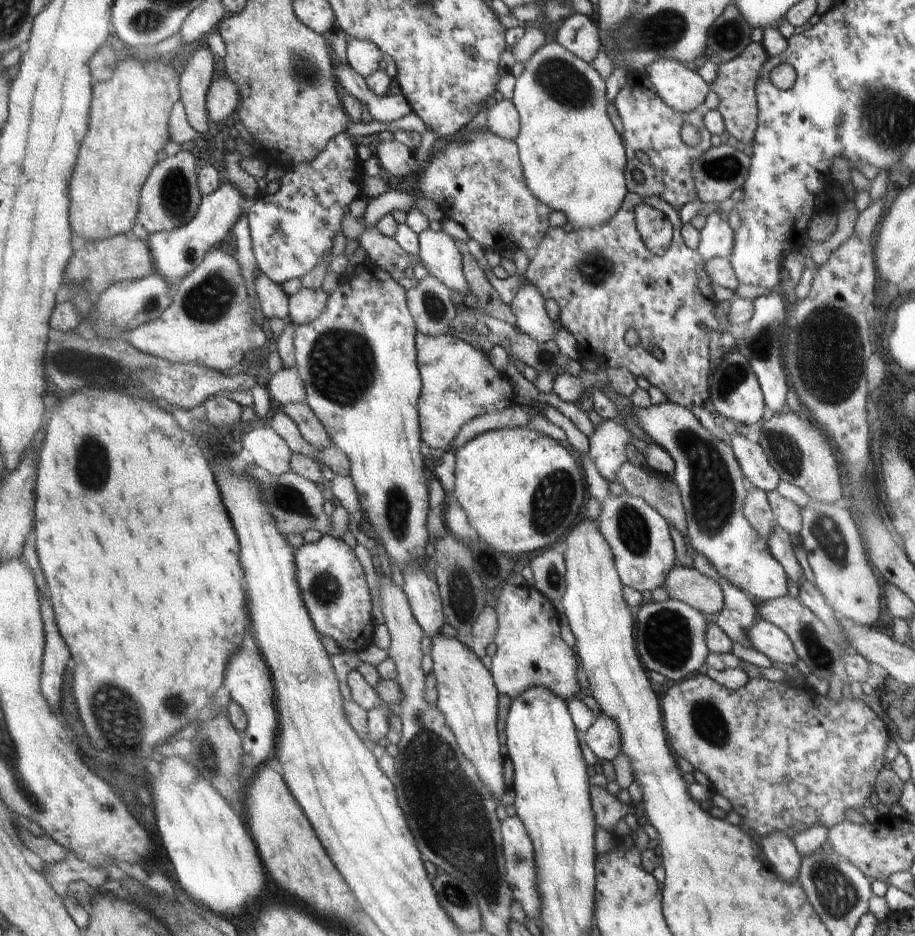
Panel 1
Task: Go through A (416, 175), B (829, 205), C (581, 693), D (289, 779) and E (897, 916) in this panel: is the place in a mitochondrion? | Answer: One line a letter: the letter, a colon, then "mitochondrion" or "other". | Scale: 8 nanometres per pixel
A: other
B: other
C: other
D: other
E: other

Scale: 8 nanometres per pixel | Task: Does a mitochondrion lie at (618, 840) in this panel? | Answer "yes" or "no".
no

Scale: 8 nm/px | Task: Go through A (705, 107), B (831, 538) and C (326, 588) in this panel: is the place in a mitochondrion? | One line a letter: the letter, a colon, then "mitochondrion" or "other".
A: other
B: mitochondrion
C: mitochondrion

